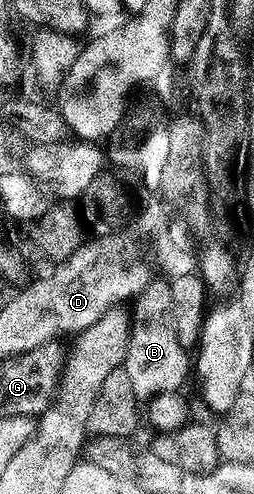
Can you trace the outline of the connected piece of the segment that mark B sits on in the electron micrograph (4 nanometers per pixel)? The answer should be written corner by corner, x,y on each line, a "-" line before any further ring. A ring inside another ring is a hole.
153,280
134,299
133,305
128,350
122,367
127,370
137,400
148,402
161,393
178,392
183,388
188,374
191,374
191,356
175,333
168,281

